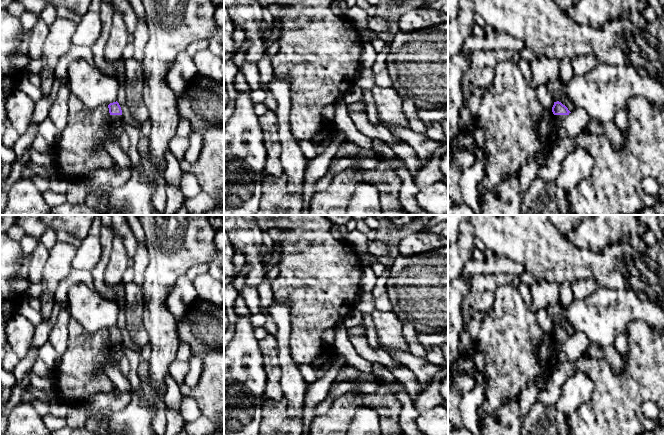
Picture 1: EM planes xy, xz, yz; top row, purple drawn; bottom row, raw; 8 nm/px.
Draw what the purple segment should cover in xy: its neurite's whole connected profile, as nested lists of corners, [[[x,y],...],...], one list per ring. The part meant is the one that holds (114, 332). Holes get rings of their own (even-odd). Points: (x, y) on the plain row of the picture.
[[[113,326],[108,329],[110,340],[108,346],[113,348],[115,345],[122,344],[122,334],[119,327]]]

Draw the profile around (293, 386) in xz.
[[[272,301],[268,315],[277,325],[275,335],[279,349],[281,367],[281,389],[286,399],[288,417],[295,418],[303,414],[305,407],[305,393],[308,384],[293,360],[289,348],[291,336],[290,307],[288,302]]]

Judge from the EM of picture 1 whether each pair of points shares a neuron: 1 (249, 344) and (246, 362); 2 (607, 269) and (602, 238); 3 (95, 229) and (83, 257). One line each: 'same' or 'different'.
1: same
2: different
3: same

